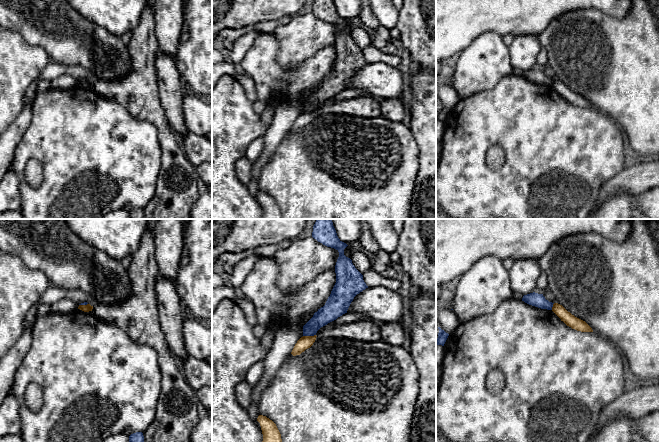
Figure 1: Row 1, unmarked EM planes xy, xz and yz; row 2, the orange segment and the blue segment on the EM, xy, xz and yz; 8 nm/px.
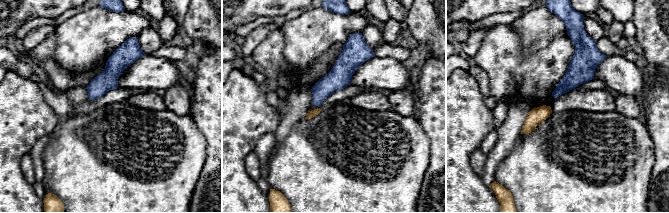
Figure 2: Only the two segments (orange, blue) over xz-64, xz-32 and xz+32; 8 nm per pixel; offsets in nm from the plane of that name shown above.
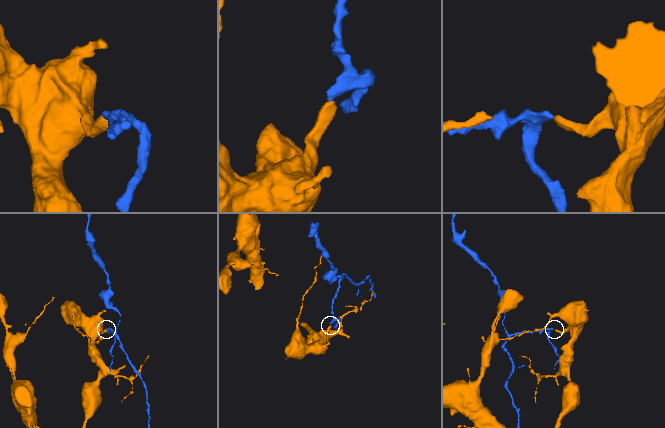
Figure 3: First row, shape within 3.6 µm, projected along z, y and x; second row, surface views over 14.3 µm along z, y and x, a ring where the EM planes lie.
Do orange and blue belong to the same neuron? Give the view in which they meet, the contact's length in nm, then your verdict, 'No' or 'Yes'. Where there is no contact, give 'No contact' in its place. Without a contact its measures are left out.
Touches orange in xz. Shared border 110 nm. No

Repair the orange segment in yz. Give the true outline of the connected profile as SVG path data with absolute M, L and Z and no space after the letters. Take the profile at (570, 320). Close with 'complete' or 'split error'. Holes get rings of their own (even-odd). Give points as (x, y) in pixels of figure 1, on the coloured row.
M554 303L552 311L561 319L561 321L572 329L581 332L593 332L592 328L585 321L572 315L562 305Z; complete

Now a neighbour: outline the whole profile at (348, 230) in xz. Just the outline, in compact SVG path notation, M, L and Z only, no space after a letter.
M332 219L340 241L349 245L359 240L361 234L360 219Z

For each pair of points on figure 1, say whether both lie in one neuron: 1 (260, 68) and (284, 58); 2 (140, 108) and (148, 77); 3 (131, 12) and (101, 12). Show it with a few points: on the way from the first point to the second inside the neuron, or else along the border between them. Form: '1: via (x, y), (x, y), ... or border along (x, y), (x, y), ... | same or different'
1: border along (275, 37), (277, 60), (286, 68), (301, 63) | different
2: via (140, 100), (140, 85) | same
3: via (124, 12), (108, 12) | same

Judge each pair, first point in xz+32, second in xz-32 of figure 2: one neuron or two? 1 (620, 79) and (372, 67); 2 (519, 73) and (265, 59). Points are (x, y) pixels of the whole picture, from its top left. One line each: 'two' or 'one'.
1: one
2: one

